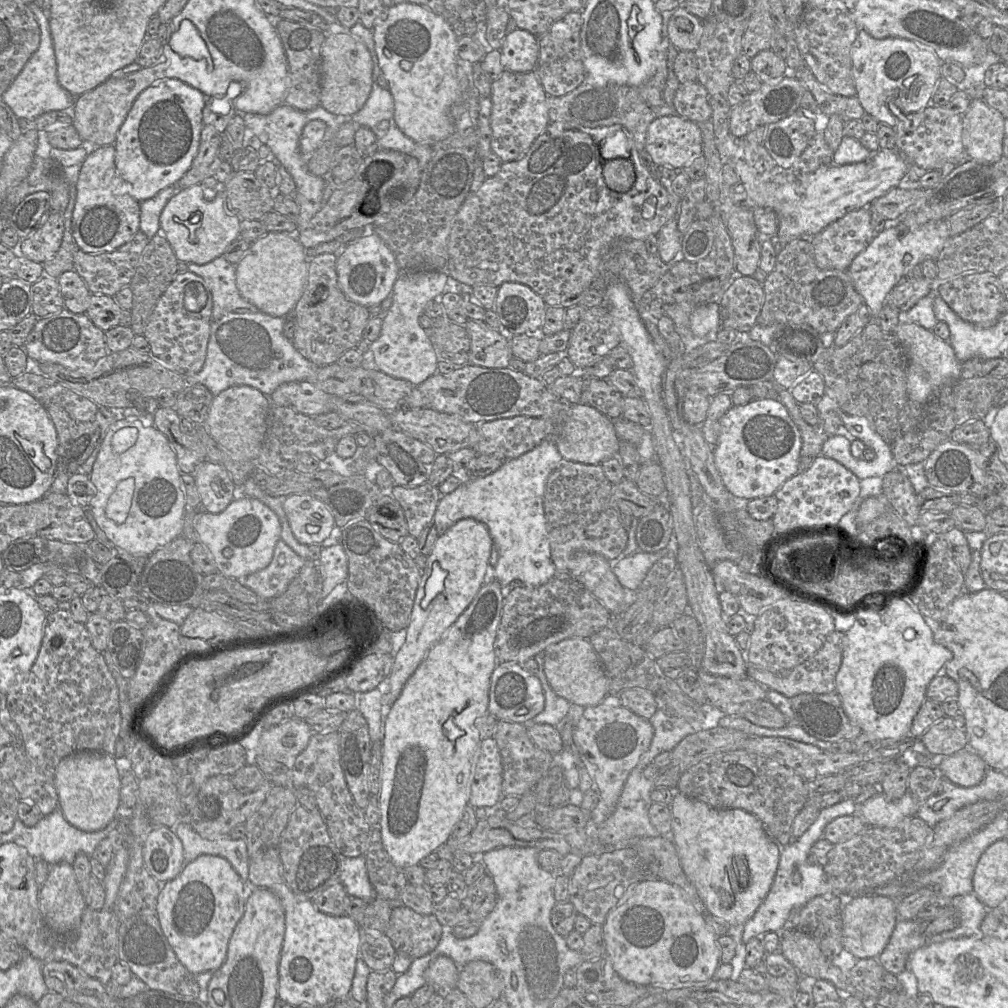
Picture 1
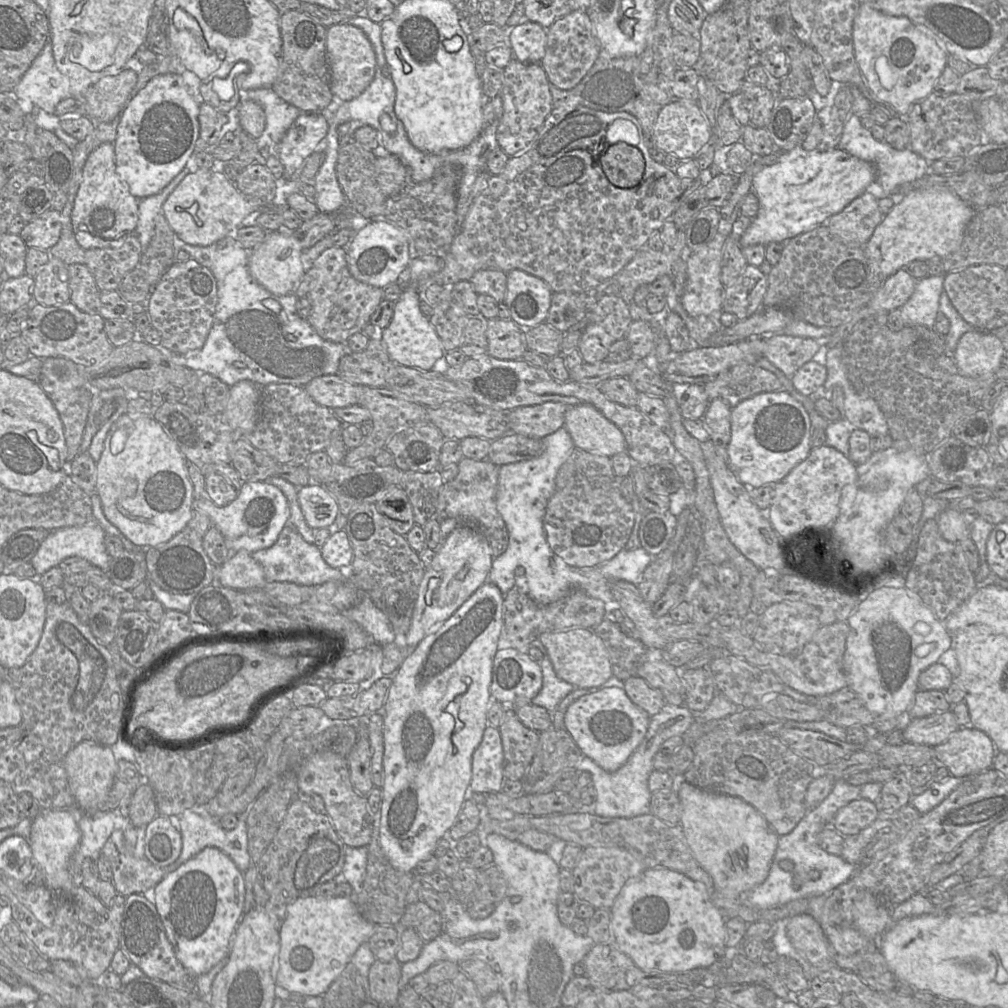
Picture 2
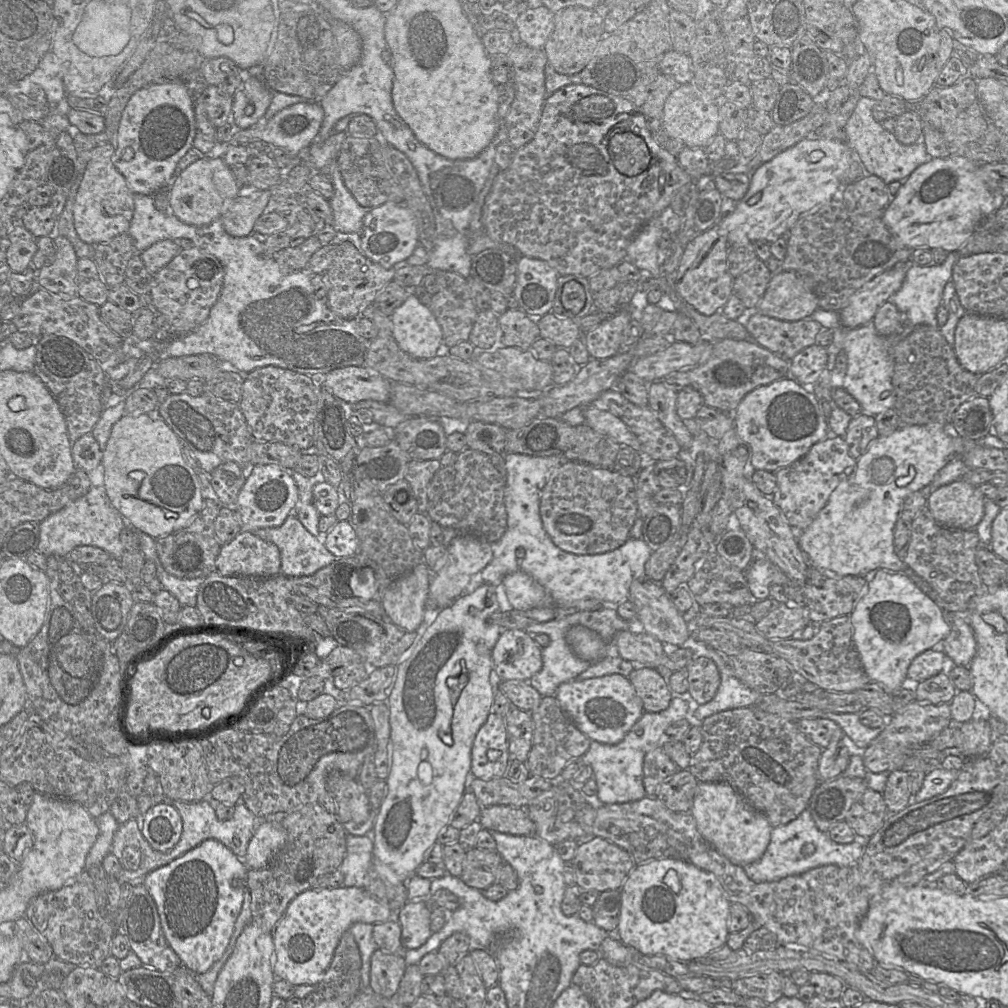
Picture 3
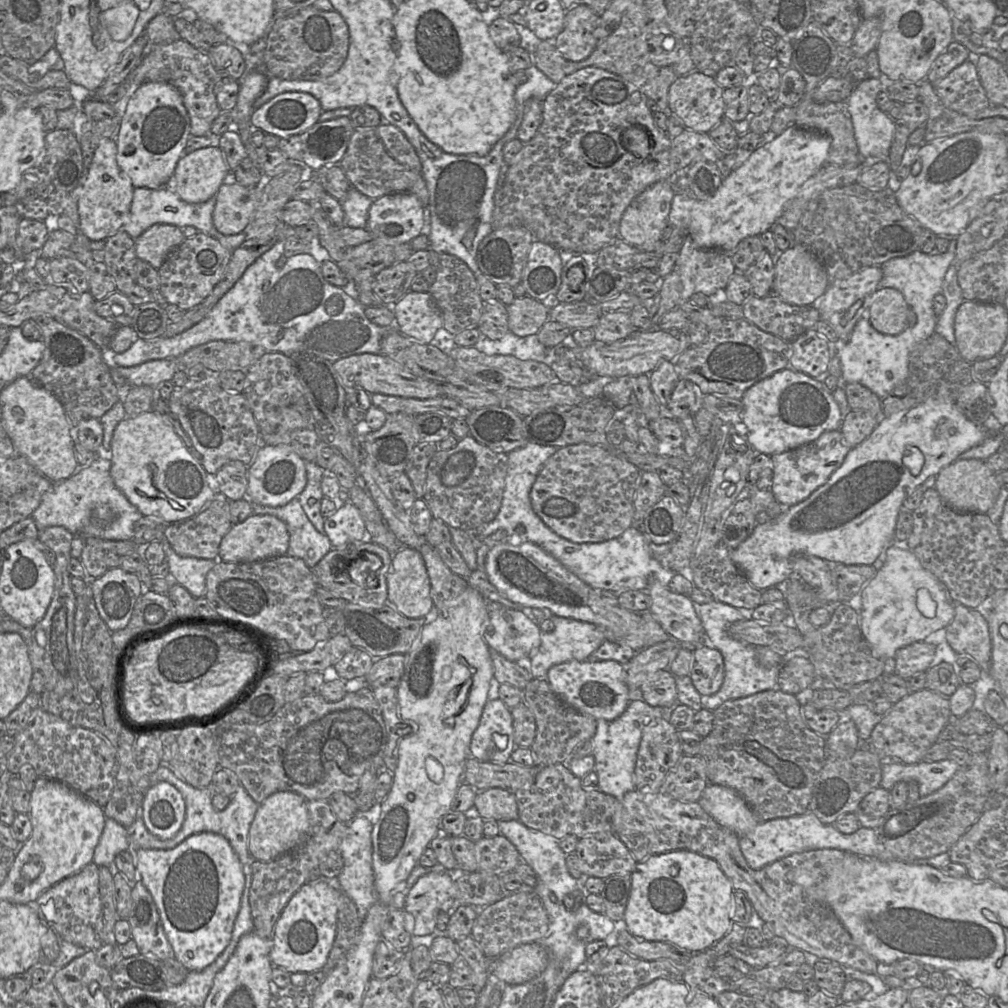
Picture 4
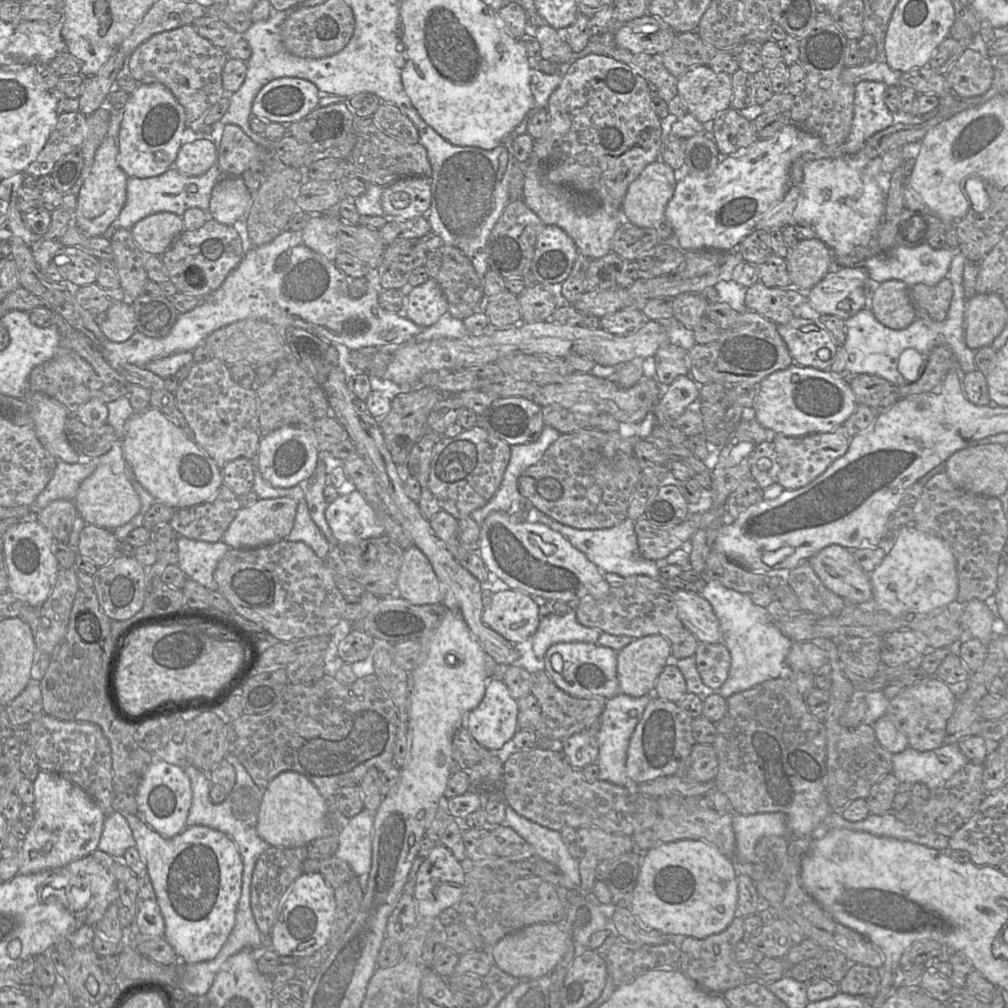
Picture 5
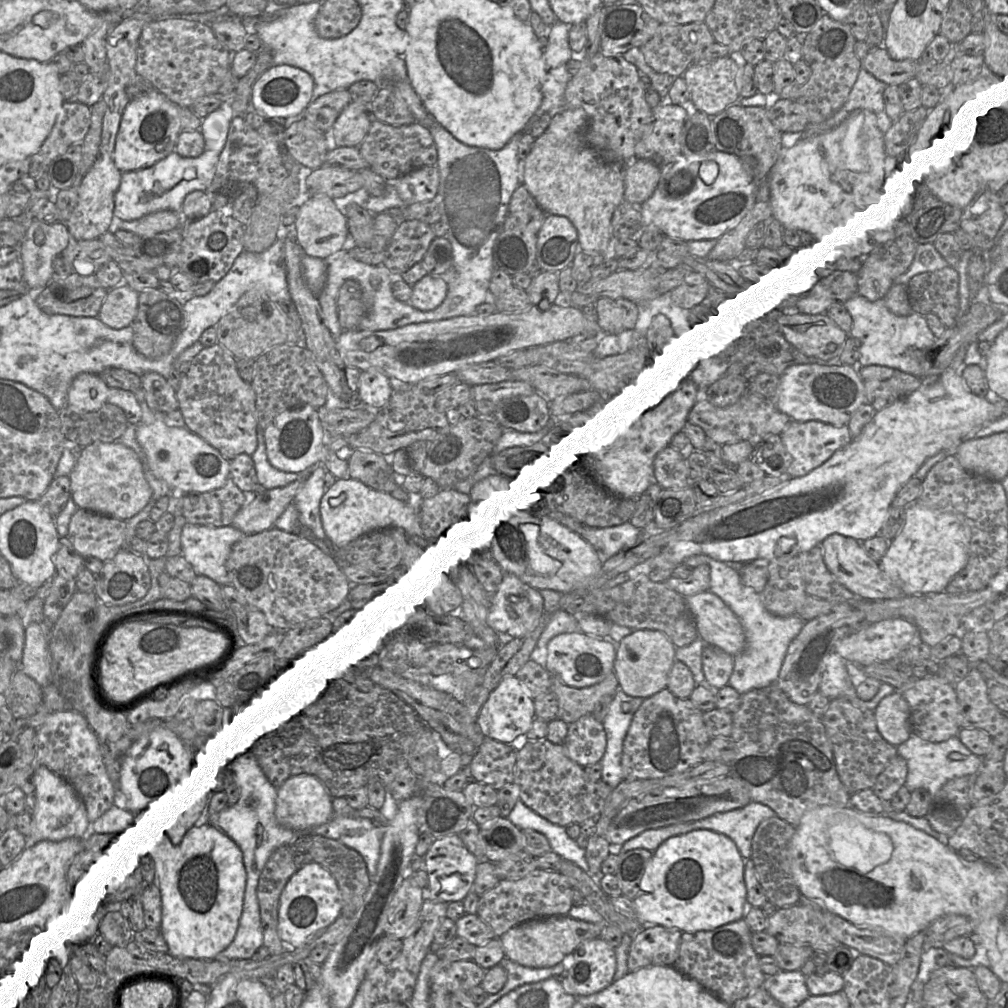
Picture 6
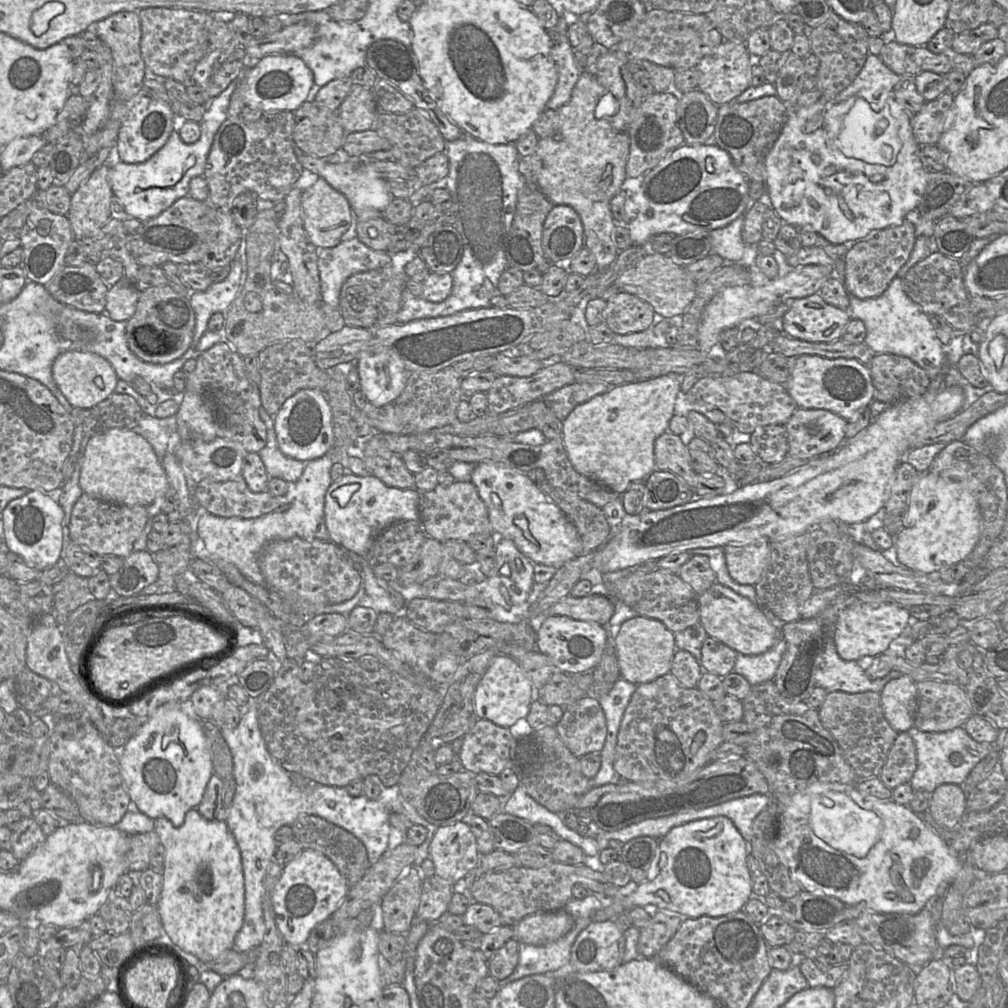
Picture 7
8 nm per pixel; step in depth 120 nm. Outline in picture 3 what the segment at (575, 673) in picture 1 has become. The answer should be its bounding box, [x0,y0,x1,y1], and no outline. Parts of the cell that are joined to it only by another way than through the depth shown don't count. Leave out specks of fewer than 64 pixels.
[566,626,608,663]

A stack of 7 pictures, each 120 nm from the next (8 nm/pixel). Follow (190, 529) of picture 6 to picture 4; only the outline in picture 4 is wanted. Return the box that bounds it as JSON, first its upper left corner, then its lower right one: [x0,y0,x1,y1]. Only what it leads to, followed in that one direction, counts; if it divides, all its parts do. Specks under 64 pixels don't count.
[155,537,219,599]

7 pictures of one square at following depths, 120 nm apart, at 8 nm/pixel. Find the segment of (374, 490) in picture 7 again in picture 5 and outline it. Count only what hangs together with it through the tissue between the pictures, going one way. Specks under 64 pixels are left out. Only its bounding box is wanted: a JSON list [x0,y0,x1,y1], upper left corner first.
[325,488,384,544]

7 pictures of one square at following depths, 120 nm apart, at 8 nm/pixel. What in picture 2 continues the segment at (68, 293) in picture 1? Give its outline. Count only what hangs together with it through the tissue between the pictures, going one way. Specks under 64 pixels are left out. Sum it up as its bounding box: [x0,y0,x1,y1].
[68,264,100,314]

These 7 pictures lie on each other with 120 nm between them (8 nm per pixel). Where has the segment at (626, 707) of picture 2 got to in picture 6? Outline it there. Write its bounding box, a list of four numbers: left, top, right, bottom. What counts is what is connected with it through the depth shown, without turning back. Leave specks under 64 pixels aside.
[545,631,617,688]

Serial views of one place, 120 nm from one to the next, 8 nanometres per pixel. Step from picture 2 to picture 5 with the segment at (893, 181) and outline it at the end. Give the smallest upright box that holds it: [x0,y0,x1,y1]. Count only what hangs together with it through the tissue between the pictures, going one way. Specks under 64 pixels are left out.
[834,81,896,157]

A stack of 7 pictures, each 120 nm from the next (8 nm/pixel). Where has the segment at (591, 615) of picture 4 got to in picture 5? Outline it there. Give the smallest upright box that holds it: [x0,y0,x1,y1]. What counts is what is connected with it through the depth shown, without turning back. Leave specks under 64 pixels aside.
[479,512,609,606]

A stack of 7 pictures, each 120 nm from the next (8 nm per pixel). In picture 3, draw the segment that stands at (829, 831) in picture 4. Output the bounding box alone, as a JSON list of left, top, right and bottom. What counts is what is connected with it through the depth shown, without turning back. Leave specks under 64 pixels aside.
[744,809,865,882]

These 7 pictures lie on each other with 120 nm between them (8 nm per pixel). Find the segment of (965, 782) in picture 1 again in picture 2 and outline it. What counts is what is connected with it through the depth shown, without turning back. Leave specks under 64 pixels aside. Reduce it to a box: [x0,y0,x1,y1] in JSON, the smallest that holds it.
[933,725,996,780]

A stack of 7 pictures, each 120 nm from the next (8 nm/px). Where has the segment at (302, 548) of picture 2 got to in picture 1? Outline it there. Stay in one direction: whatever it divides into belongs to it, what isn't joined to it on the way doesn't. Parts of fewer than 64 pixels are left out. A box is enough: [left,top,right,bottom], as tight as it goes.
[242,539,305,601]

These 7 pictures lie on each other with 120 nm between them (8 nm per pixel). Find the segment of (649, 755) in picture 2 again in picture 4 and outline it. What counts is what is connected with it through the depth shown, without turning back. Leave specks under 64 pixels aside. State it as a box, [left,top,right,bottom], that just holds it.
[592,699,681,798]

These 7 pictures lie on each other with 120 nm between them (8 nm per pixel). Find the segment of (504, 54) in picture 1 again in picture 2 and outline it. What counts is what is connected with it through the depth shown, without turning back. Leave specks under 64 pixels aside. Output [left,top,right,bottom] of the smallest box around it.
[506,20,547,63]

